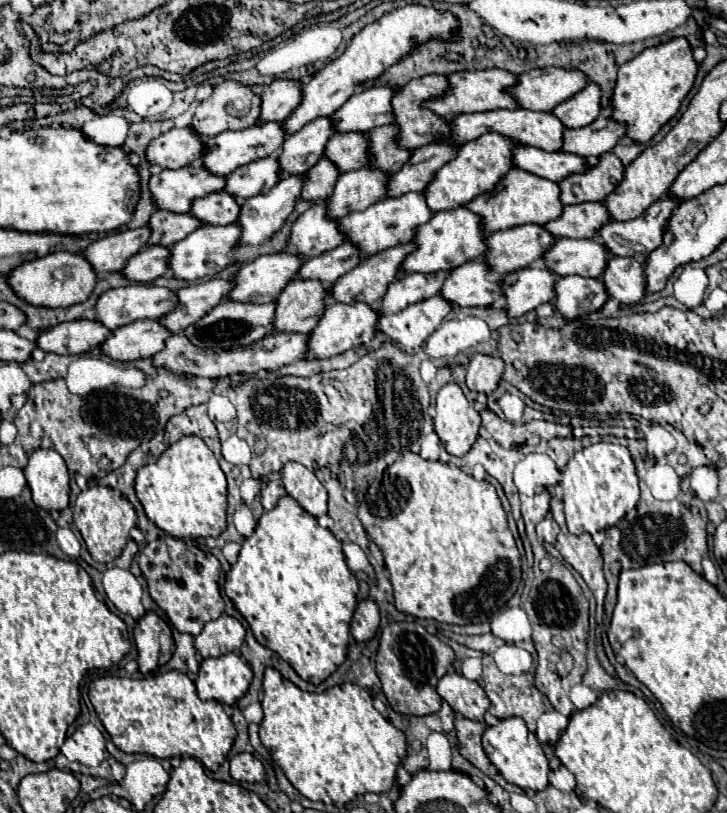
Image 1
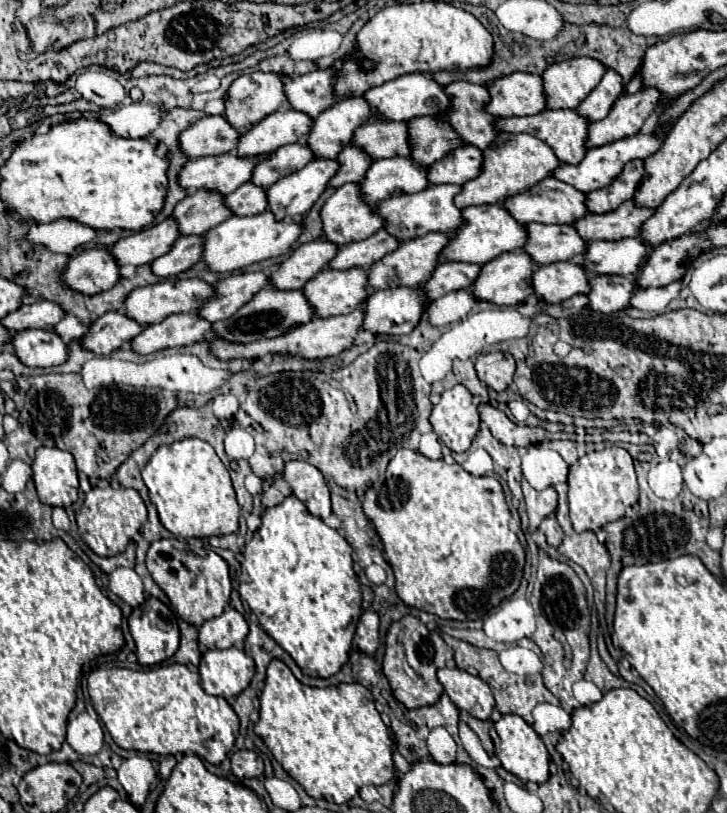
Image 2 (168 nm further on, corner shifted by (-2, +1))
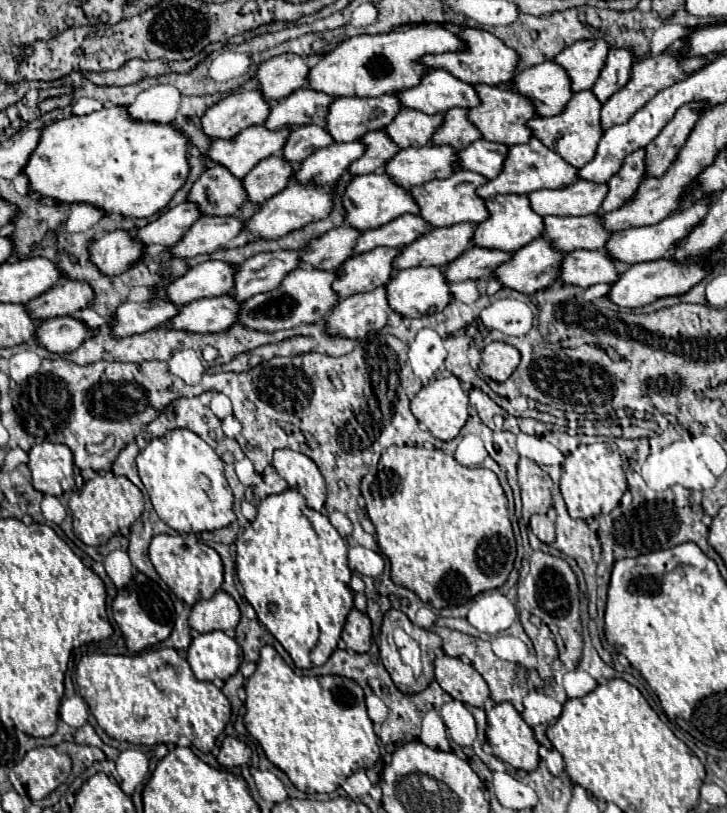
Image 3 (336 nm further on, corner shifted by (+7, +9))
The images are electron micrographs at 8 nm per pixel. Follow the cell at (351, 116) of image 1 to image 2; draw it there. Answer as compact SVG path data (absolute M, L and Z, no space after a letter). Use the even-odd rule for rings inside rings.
M404 74L402 78L390 80L382 86L374 86L364 92L364 98L374 106L374 110L380 114L380 118L388 120L410 120L420 116L438 116L446 114L450 108L450 96L446 94L444 86L434 82L434 78L426 74Z

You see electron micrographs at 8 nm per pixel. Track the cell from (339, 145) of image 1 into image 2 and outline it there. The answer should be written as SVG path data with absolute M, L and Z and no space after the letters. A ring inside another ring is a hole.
M368 122L356 130L352 144L364 148L374 160L408 156L412 152L408 122Z

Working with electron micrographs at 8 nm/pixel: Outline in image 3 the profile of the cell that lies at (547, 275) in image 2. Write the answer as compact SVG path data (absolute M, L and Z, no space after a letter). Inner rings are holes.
M573 250L563 254L559 280L563 284L573 286L593 286L599 282L615 282L617 280L617 266L603 250Z

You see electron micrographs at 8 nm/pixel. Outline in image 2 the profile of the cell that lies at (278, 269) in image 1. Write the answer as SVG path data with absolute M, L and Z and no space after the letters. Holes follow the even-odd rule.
M314 240L302 244L292 252L288 260L284 260L284 264L274 274L270 274L270 282L278 290L304 288L308 280L312 280L318 272L328 268L336 252L338 246L334 246L334 242Z

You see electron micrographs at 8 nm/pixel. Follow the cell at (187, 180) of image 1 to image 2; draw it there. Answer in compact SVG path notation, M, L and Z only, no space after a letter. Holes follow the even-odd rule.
M234 152L210 156L210 158L194 158L182 168L180 184L192 190L206 188L206 190L218 190L222 194L230 194L242 184L250 182L258 162L266 158L268 154L242 158Z

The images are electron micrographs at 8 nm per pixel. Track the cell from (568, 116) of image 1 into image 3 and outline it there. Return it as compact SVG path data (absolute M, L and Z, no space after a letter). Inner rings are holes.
M609 50L605 66L591 88L591 92L597 96L599 102L607 102L613 92L625 86L631 74L631 62L633 54L629 50Z

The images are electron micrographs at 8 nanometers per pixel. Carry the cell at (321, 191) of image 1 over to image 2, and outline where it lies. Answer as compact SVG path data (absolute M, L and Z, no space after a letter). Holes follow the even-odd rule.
M348 146L338 156L338 162L340 162L340 170L330 180L332 188L338 188L338 186L344 186L344 184L350 184L350 182L360 182L366 176L370 162L374 162L374 160L360 146Z

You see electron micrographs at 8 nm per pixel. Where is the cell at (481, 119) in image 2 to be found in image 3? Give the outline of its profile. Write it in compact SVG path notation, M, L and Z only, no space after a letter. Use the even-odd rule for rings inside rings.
M473 84L473 88L477 90L481 104L475 108L469 108L467 118L481 132L485 140L509 146L517 142L527 142L531 138L531 130L525 126L525 122L535 116L535 110L533 110L533 104L525 96L513 90L501 90L499 86L487 86L487 84Z

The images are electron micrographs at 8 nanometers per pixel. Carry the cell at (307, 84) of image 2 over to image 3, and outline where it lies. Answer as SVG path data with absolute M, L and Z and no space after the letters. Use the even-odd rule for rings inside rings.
M433 24L405 26L385 34L363 34L343 40L335 50L327 52L313 68L309 68L307 82L311 90L329 96L381 96L393 90L417 86L425 66L417 62L423 54L441 54L463 50L463 42L447 28Z

